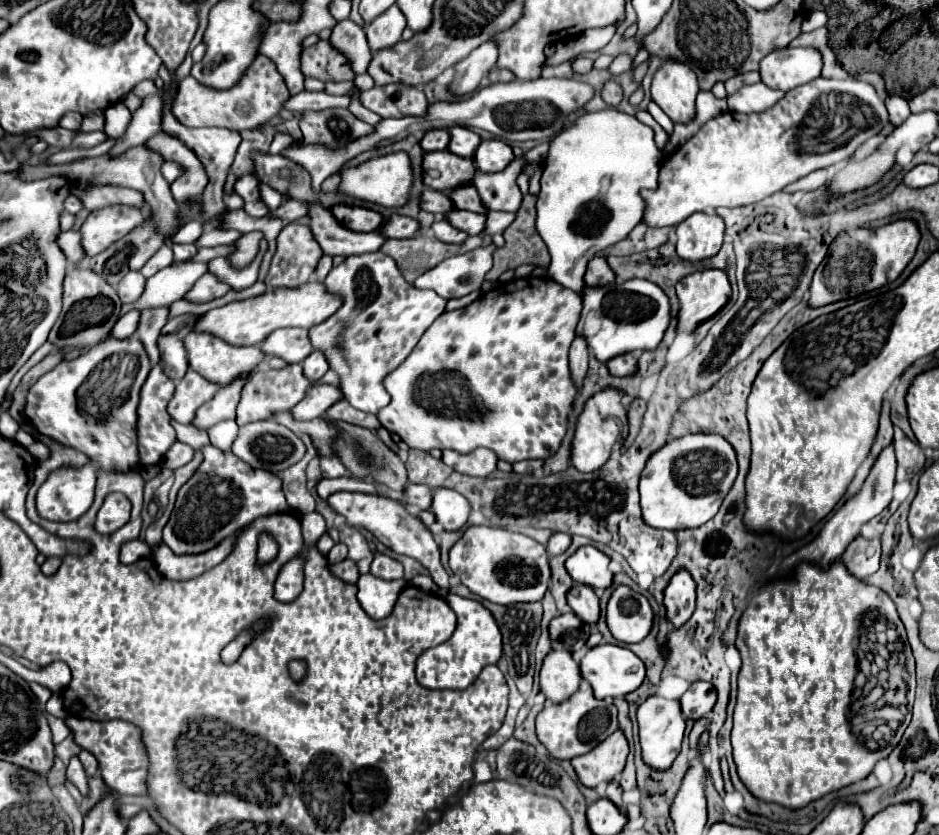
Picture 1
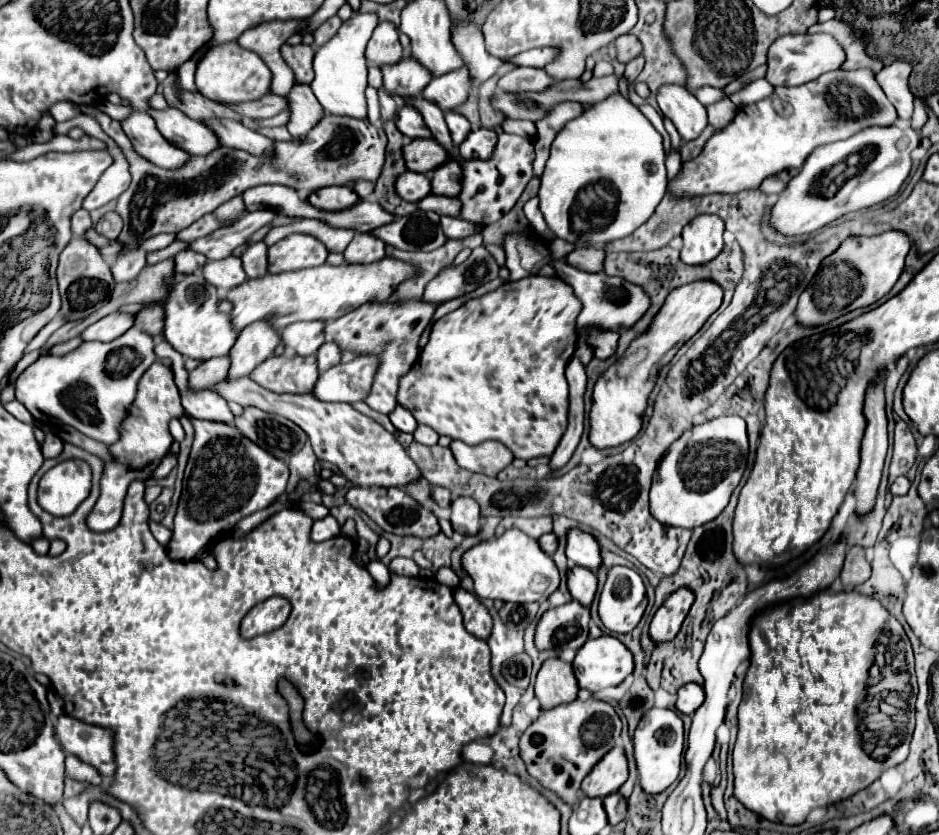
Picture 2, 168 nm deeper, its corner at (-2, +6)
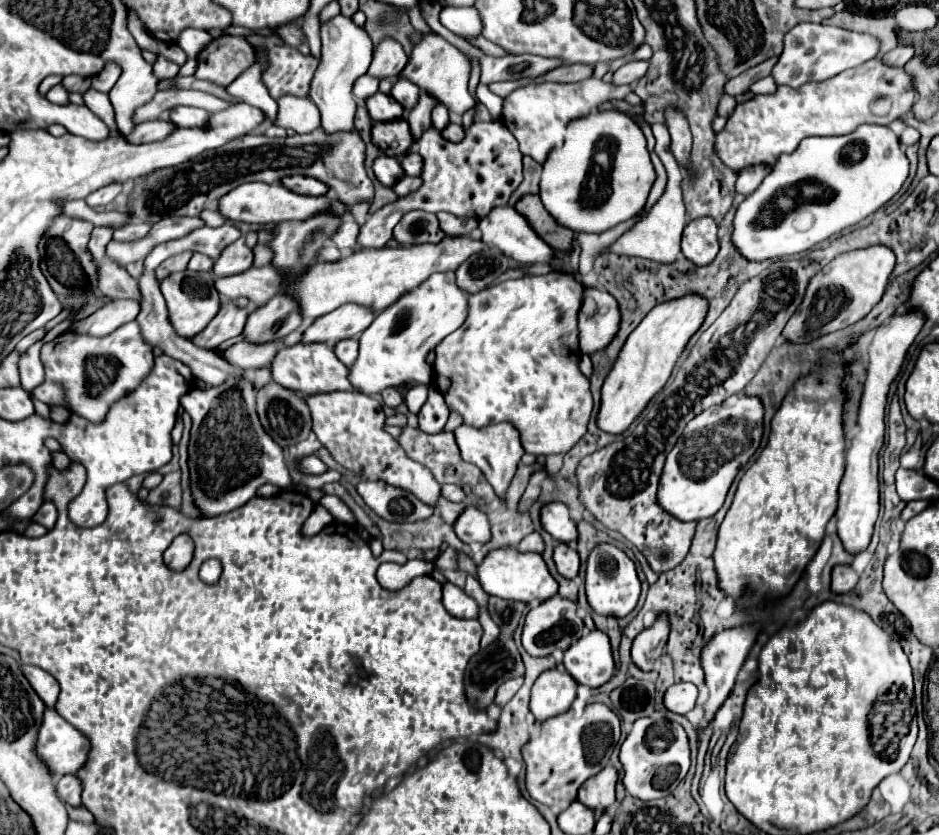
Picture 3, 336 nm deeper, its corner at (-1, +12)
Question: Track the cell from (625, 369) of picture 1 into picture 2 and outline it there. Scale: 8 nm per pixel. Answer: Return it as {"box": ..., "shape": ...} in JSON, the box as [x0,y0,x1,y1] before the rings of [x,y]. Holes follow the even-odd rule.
{"box":[587,332,617,358],"shape":[[[587,332],[587,344],[591,344],[595,358],[609,358],[617,350],[617,332]]]}

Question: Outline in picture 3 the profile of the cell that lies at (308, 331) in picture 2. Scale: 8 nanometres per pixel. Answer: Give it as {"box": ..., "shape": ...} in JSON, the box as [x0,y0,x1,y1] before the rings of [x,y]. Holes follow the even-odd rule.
{"box":[302,304,374,344],"shape":[[[346,304],[336,308],[330,314],[316,318],[302,334],[302,342],[324,342],[334,344],[344,338],[352,338],[358,332],[364,332],[366,326],[374,320],[374,312],[362,306]]]}

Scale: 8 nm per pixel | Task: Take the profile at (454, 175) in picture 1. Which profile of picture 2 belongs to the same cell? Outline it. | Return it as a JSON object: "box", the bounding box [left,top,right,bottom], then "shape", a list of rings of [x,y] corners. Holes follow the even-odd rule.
{"box":[401,138,449,174],"shape":[[[431,138],[411,140],[409,144],[405,144],[401,148],[401,152],[403,152],[403,158],[405,158],[407,170],[423,172],[423,174],[429,174],[439,164],[449,160],[447,152],[443,152],[443,148],[435,140],[431,140]]]}

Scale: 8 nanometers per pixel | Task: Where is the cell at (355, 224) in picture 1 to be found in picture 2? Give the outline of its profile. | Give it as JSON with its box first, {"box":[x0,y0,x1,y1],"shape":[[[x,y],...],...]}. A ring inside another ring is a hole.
{"box":[307,186,359,212],"shape":[[[327,186],[327,188],[319,188],[315,192],[309,194],[307,202],[319,210],[327,210],[327,212],[337,212],[337,210],[345,210],[351,208],[353,204],[359,202],[357,194],[347,188],[347,186]]]}

